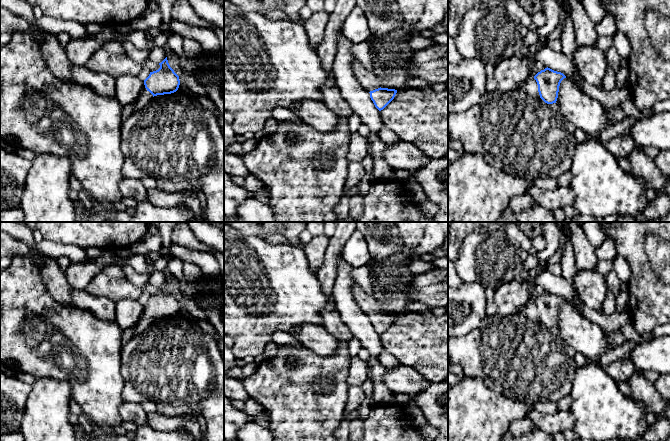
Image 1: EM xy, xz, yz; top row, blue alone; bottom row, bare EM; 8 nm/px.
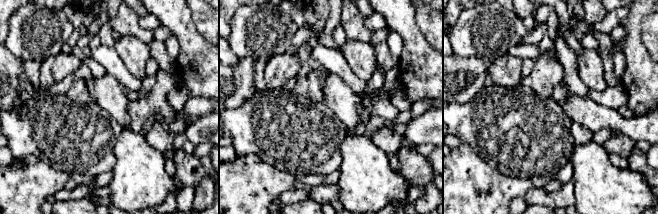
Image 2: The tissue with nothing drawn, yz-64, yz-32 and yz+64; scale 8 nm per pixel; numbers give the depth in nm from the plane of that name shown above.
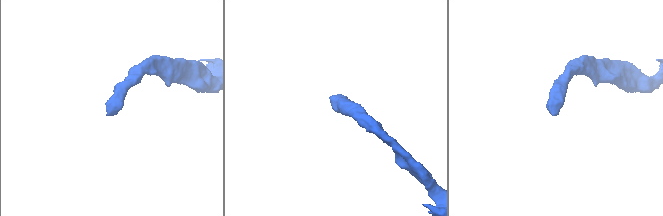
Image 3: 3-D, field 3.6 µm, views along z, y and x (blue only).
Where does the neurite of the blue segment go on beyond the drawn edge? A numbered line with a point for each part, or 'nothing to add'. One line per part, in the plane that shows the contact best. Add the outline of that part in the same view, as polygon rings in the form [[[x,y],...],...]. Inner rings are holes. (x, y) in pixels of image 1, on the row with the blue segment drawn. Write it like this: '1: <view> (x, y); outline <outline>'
1: yz (530, 86); outline [[[529,77],[527,81],[524,83],[524,90],[525,92],[535,98],[540,98],[539,92],[538,92],[538,85],[534,78]]]

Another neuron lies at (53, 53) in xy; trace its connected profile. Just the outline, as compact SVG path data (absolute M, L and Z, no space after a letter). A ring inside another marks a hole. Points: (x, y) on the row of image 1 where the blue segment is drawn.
M44 32L39 46L49 70L56 78L64 82L75 81L71 73L74 65L68 59L64 47L58 42L56 35Z

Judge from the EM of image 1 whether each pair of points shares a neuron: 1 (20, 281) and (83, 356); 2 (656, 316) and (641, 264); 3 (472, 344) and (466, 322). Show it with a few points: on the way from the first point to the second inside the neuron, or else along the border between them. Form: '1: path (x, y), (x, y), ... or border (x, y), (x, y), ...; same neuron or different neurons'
1: path (28, 300), (64, 337); same neuron
2: path (653, 303), (645, 289), (643, 277); same neuron
3: border (486, 316), (478, 326), (458, 336); different neurons

